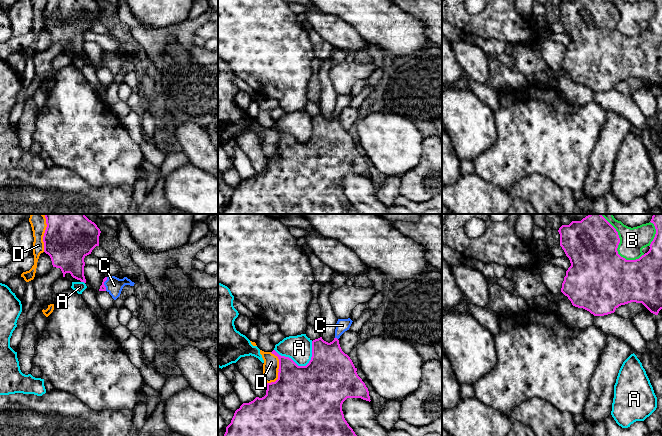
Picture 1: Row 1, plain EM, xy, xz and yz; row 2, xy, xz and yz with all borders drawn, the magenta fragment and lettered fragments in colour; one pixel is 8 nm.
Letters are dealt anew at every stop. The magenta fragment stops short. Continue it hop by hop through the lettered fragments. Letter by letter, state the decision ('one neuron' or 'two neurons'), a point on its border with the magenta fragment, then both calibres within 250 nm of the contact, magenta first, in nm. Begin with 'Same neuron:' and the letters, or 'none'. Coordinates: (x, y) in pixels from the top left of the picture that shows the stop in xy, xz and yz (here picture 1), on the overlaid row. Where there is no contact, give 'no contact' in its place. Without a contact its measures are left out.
Same neuron: C
A: two neurons; meets magenta in xz at (301, 366); 500 nm thick on the magenta side, 200 nm on the other
B: two neurons; meets magenta in yz at (617, 247); 440 nm thick on the magenta side, 200 nm on the other
C: one neuron; meets magenta in xy at (103, 284); 50 nm thick on the magenta side, 140 nm on the other
D: two neurons; meets magenta in xz at (278, 369); 420 nm thick on the magenta side, 130 nm on the other

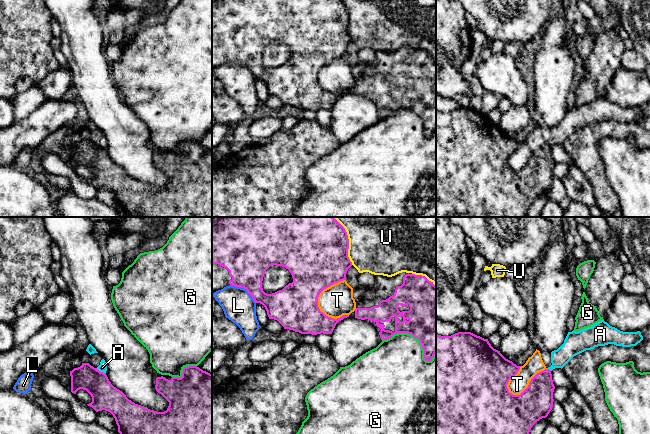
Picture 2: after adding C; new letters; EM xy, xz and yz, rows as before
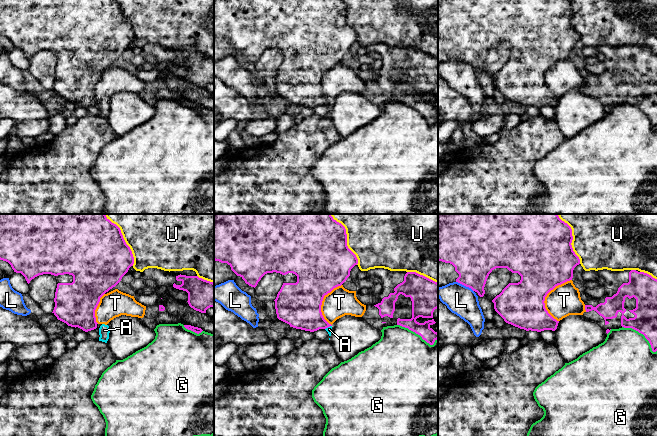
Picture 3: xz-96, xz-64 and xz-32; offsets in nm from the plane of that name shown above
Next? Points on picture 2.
Same neuron: none
A: two neurons; meets magenta in xy at (101, 372); 220 nm thick on the magenta side, 70 nm on the other
G: two neurons; meets magenta in xz at (415, 337); 440 nm thick on the magenta side, 420 nm on the other
L: two neurons; meets magenta in xz at (244, 288); 360 nm thick on the magenta side, 260 nm on the other
T: two neurons; meets magenta in xz at (320, 292); 440 nm thick on the magenta side, 260 nm on the other
U: two neurons; meets magenta in xz at (348, 241); 500 nm thick on the magenta side, 500 nm on the other

